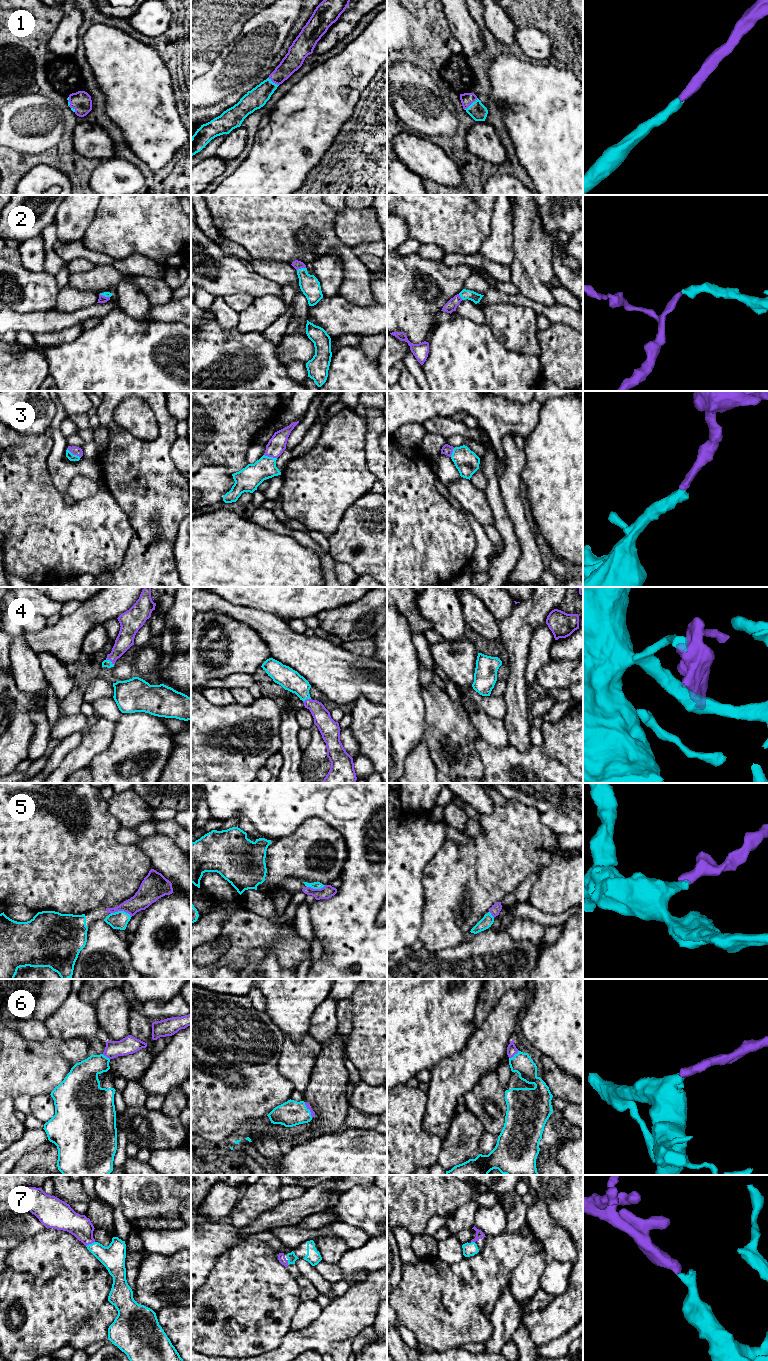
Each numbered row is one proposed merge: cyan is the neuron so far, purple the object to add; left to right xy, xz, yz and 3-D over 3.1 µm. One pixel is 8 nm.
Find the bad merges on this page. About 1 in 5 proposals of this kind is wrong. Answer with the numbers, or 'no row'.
no row

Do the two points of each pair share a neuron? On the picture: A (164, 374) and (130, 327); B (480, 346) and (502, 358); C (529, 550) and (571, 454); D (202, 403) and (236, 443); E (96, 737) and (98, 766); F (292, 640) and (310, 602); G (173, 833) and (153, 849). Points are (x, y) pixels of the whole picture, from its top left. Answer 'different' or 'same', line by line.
A: same
B: same
C: different
D: same
E: different
F: different
G: different

